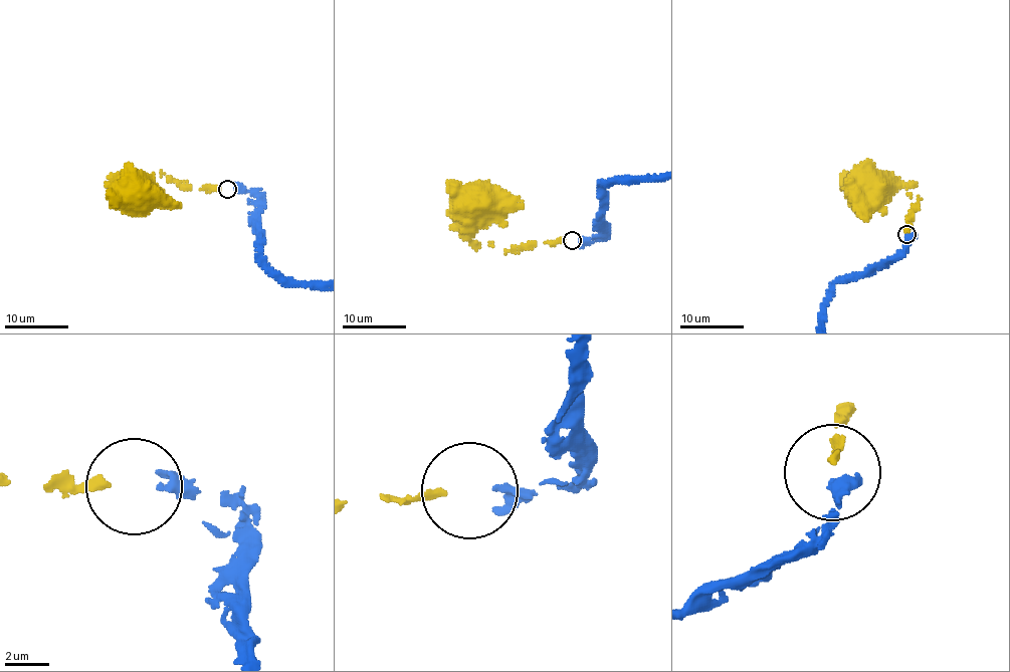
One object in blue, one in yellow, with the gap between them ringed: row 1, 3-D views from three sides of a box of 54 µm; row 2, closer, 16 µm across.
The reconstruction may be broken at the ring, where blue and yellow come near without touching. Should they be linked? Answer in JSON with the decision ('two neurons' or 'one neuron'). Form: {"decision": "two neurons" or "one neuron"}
{"decision": "one neuron"}

